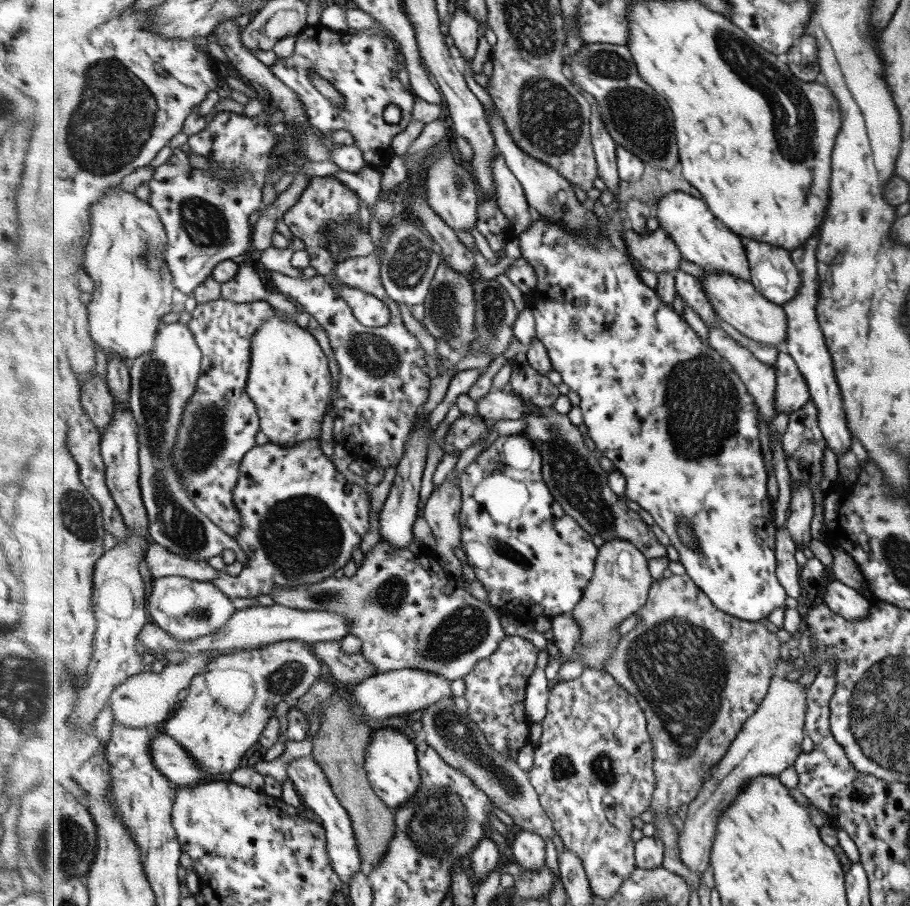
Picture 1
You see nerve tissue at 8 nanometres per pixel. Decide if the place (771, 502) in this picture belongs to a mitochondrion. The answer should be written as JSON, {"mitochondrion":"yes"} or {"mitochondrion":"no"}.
{"mitochondrion":"no"}

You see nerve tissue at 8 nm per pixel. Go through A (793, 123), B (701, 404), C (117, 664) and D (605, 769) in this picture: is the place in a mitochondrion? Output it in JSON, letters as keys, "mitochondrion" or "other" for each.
{"A":"mitochondrion","B":"mitochondrion","C":"other","D":"mitochondrion"}

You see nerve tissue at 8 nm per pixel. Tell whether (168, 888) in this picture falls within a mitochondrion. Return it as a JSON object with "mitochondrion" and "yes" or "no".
{"mitochondrion":"no"}

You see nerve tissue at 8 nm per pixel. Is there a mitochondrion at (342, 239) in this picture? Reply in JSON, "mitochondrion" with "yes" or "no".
{"mitochondrion":"yes"}

